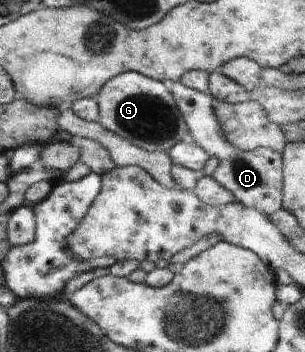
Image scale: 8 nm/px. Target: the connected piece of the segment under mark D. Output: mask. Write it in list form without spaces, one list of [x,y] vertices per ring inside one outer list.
[[[179,81],[168,84],[182,117],[182,123],[188,125],[192,139],[208,154],[218,158],[218,165],[211,177],[217,179],[229,190],[236,201],[245,207],[258,209],[268,216],[276,213],[284,205],[284,156],[266,147],[253,151],[243,151],[234,146],[224,135],[215,107],[219,104],[212,95],[184,86]]]

